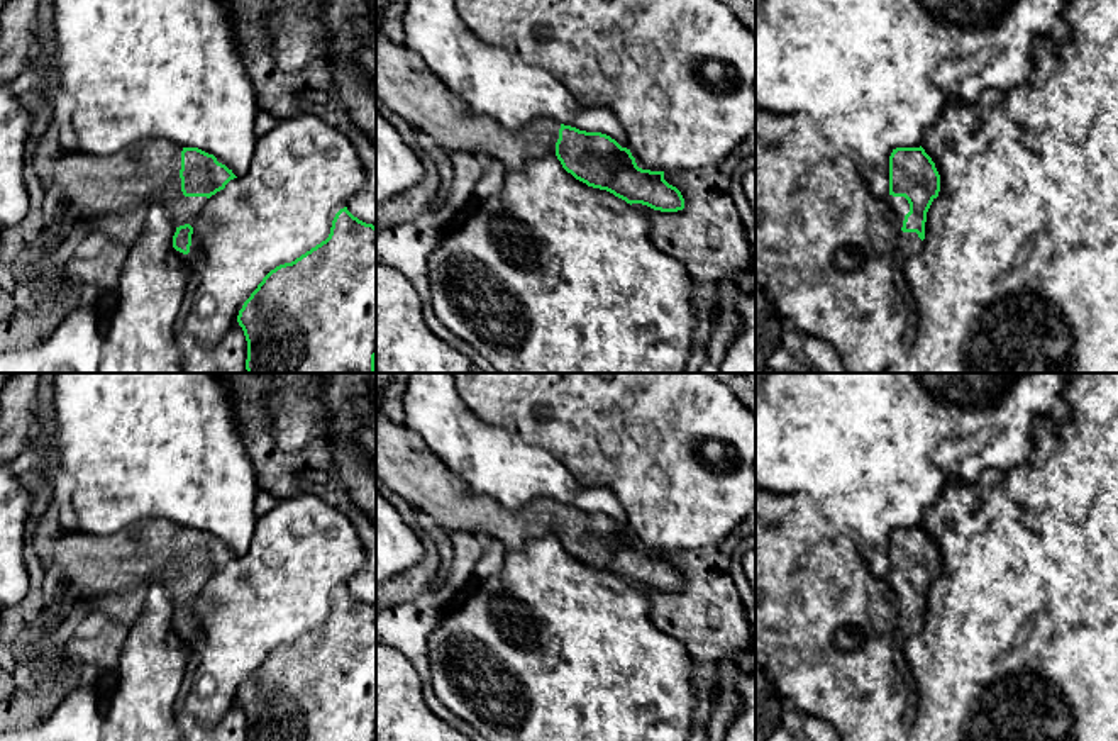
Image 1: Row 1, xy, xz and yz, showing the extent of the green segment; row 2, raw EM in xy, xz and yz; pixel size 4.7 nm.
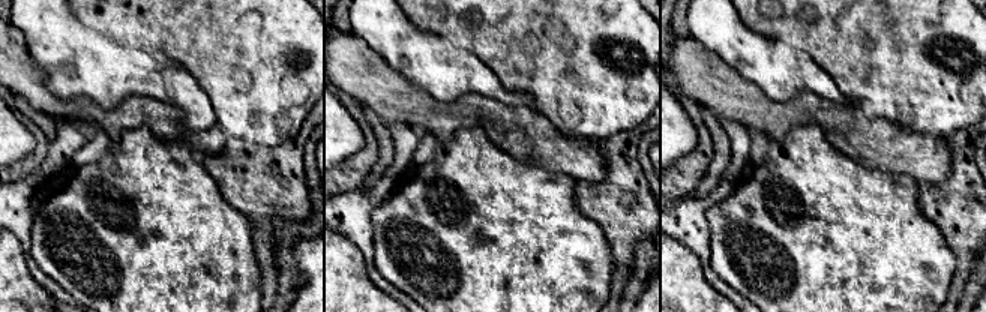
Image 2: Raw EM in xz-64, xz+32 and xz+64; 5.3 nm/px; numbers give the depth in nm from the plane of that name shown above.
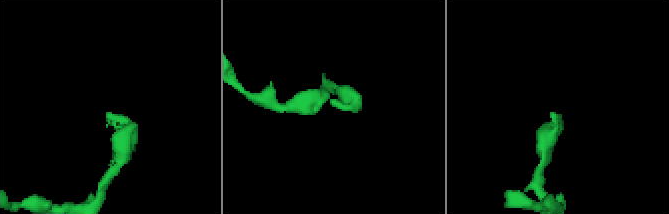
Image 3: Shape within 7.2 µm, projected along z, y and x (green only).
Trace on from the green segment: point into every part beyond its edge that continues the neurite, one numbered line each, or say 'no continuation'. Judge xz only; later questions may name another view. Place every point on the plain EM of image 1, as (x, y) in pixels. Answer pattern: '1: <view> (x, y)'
1: xz (404, 462)

